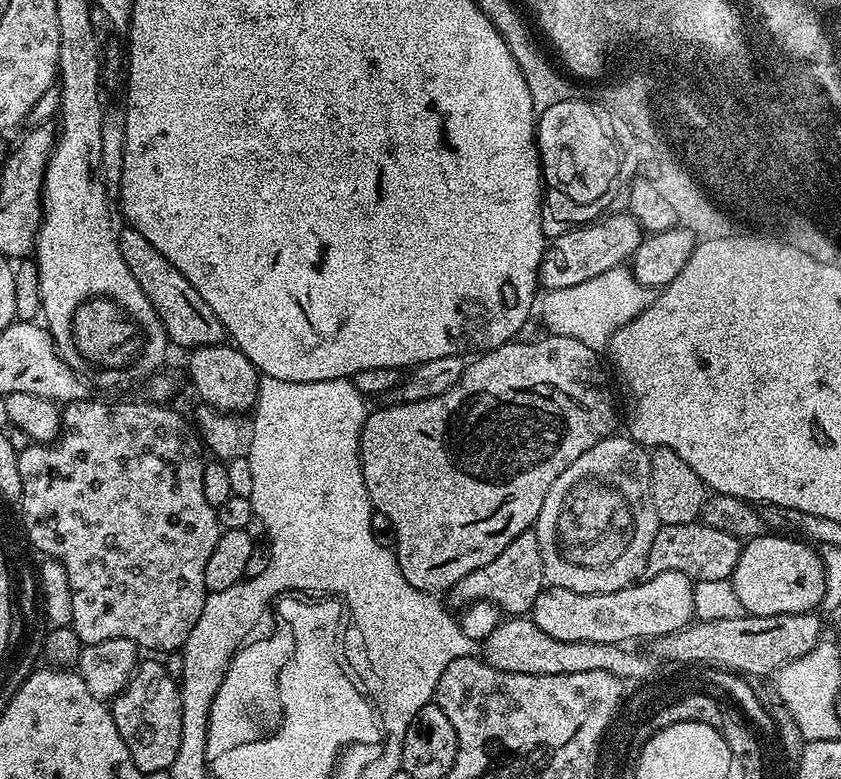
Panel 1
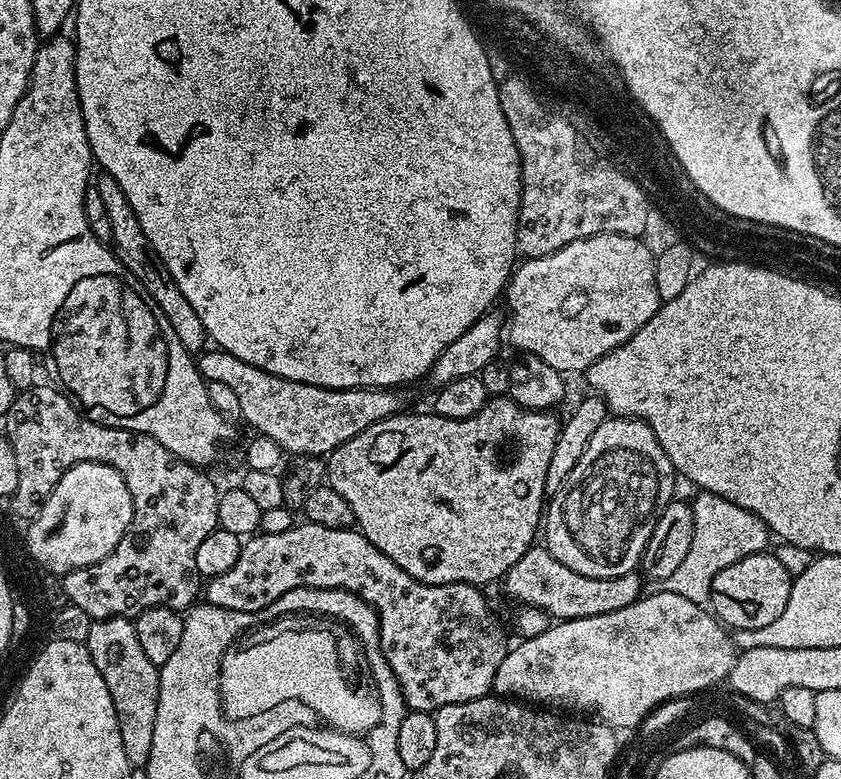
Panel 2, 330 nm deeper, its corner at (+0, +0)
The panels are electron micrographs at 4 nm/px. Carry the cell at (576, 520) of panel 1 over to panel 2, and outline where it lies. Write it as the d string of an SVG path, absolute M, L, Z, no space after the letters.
M630 416L607 418L590 438L564 485L547 501L542 540L544 536L548 553L558 558L562 566L570 566L570 570L578 570L578 574L590 578L618 578L618 574L637 571L640 556L662 510L674 499L676 480L678 476L670 458L666 458L666 450L662 450L645 420L633 420Z

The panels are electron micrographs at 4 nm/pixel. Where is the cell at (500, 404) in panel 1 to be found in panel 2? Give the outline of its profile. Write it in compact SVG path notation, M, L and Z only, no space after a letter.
M511 398L489 399L488 403L482 406L482 410L478 410L478 414L461 420L442 418L428 410L410 412L391 416L382 422L374 422L374 426L362 430L362 434L350 438L350 442L335 448L326 460L326 482L331 488L338 490L338 494L342 494L346 502L350 502L350 510L354 510L356 519L355 527L359 532L371 544L378 546L378 550L382 550L382 554L386 554L390 562L402 566L406 574L418 578L423 584L485 586L484 584L490 583L491 580L499 581L508 573L510 566L514 566L514 562L518 562L518 558L522 558L522 554L526 554L529 548L533 547L535 540L532 539L535 536L537 539L541 531L542 513L546 508L546 472L549 469L550 458L553 457L555 443L558 442L561 421L559 419L556 421L551 411L523 408Z

